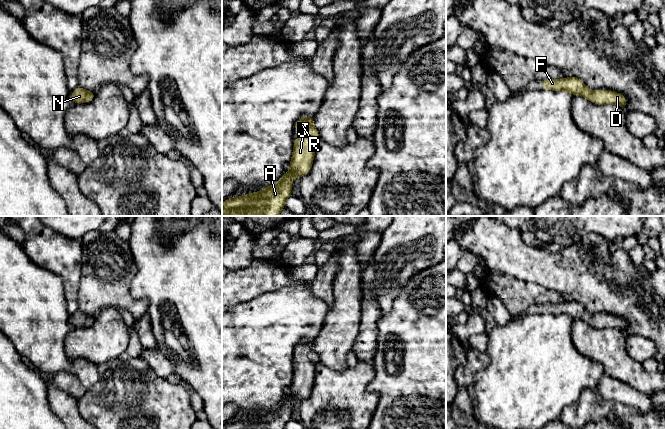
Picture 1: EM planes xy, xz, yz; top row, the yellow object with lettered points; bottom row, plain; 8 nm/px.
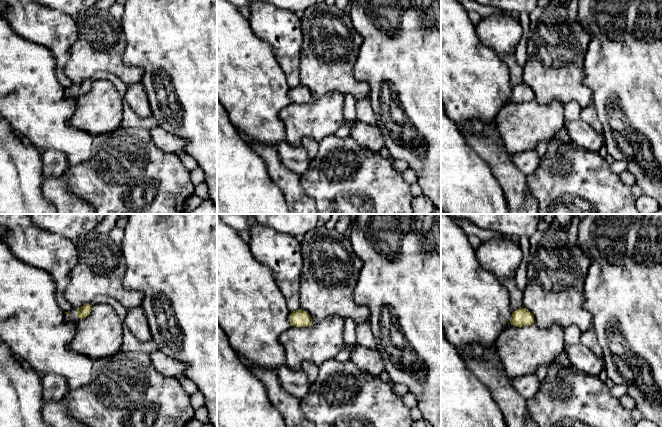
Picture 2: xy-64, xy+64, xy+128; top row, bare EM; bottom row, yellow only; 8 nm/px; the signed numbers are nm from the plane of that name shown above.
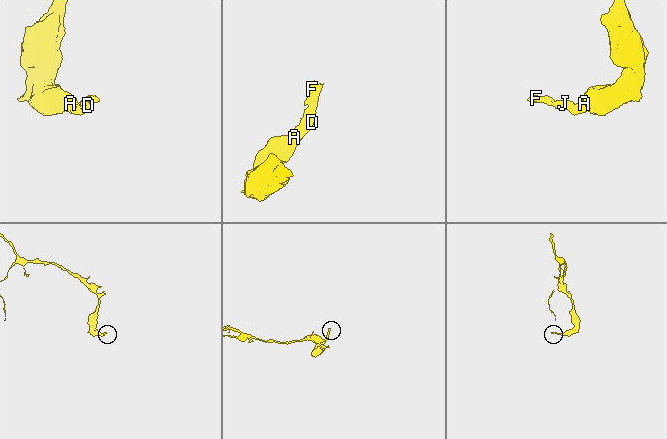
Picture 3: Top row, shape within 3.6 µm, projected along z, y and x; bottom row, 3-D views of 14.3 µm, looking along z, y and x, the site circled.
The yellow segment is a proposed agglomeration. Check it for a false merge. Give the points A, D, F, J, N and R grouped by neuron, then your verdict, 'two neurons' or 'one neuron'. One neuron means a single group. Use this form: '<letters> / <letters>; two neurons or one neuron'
A D F J N R; one neuron

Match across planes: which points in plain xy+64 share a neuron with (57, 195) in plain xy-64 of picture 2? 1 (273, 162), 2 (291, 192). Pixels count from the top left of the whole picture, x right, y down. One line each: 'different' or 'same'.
1: same
2: same

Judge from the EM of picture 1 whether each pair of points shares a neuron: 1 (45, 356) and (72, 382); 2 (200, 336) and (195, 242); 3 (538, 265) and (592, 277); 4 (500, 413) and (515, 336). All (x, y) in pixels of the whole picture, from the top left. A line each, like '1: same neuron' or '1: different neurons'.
1: different neurons
2: same neuron
3: same neuron
4: same neuron

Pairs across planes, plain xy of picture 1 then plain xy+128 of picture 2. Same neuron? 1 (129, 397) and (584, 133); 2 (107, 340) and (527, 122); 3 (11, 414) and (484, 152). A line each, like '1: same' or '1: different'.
1: different
2: same
3: different

